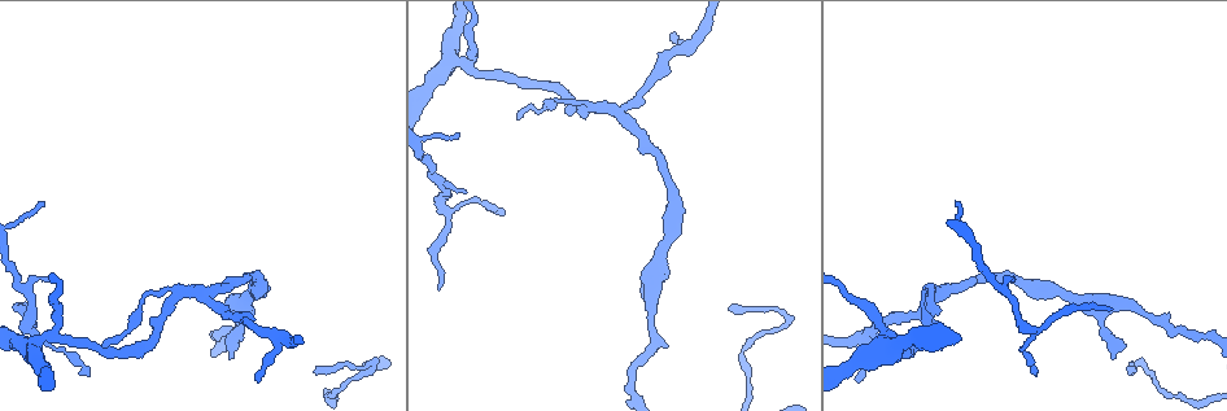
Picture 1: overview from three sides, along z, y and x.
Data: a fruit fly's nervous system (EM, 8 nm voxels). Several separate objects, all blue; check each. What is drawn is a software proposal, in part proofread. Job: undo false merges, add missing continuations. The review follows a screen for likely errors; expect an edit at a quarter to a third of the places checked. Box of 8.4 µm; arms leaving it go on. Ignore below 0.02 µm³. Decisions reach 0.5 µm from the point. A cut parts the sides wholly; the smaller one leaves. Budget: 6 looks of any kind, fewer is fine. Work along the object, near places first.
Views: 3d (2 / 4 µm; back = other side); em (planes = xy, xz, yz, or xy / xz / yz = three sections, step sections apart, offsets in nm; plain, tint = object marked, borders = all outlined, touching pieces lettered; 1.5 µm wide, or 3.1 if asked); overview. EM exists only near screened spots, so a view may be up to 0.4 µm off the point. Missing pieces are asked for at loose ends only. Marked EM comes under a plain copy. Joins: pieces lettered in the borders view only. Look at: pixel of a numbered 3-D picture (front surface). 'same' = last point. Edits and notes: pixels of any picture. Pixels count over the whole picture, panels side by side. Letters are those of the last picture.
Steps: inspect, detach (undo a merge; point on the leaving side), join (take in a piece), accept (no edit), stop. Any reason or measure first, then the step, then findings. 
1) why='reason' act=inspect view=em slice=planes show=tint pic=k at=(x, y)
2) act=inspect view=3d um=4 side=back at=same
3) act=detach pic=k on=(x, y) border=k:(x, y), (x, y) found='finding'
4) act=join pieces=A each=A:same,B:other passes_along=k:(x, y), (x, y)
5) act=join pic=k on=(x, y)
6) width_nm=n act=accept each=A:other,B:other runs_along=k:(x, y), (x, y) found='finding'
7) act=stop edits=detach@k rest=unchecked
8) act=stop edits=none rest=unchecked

why='four arms meet' act=inspect view=em slice=xz step=4 show=tint pic=1 at=(447, 65)

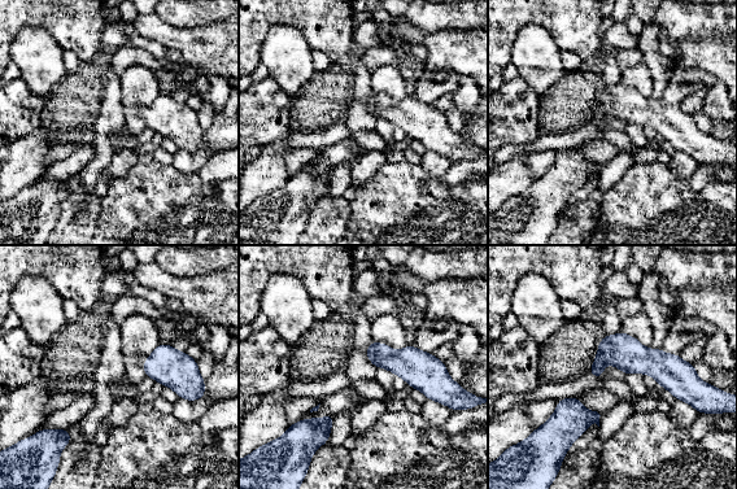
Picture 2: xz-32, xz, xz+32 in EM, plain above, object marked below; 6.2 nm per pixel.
why='see the neighbours' act=inspect view=em slice=xz step=4 show=borders at=same

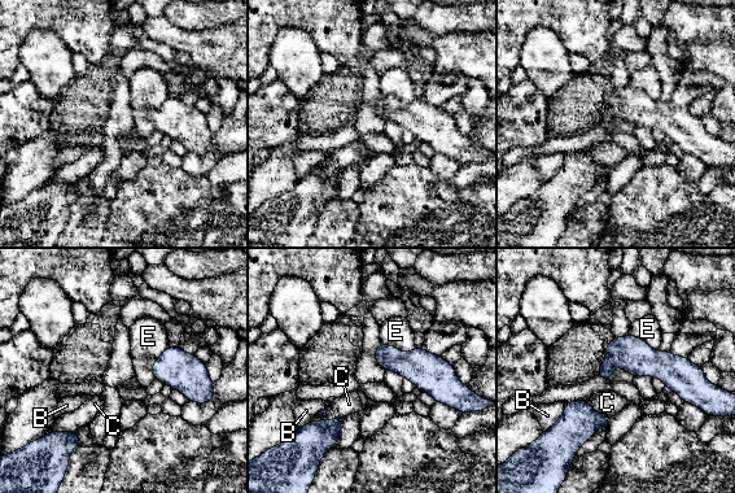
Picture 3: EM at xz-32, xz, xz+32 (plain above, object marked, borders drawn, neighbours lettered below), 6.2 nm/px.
act=accept each=B:other,C:other,E:other found='continuous, no second neuron'

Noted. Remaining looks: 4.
why='free end' act=inspect view=3d um=4 side=back pic=1 at=(1112, 310)

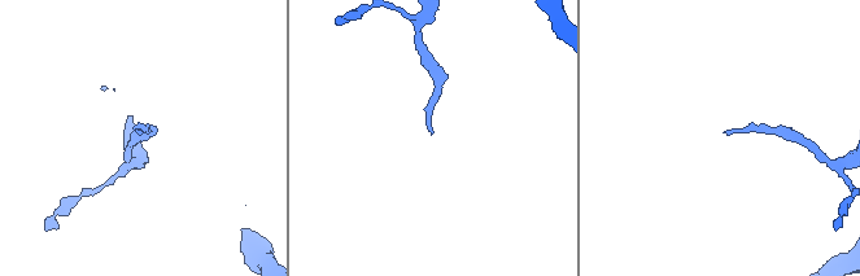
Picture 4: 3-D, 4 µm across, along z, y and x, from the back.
act=inspect view=em slice=planes show=tint pic=4 at=(431, 134)

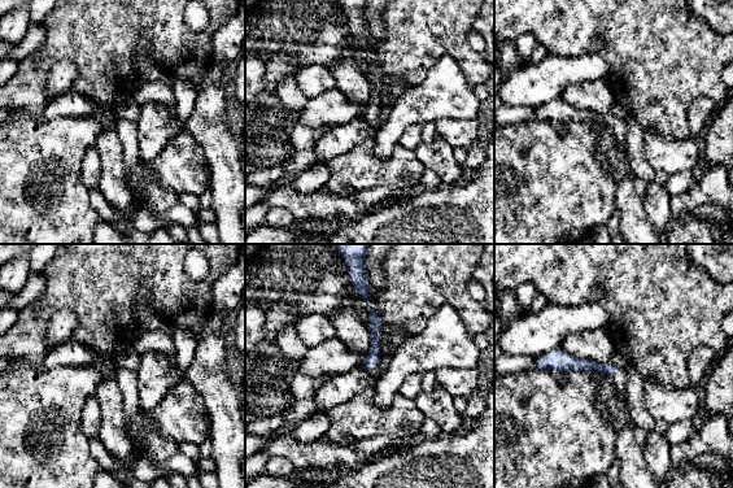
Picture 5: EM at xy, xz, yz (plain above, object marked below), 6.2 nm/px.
why='what lies round it' act=inspect view=em slice=planes show=borders at=same

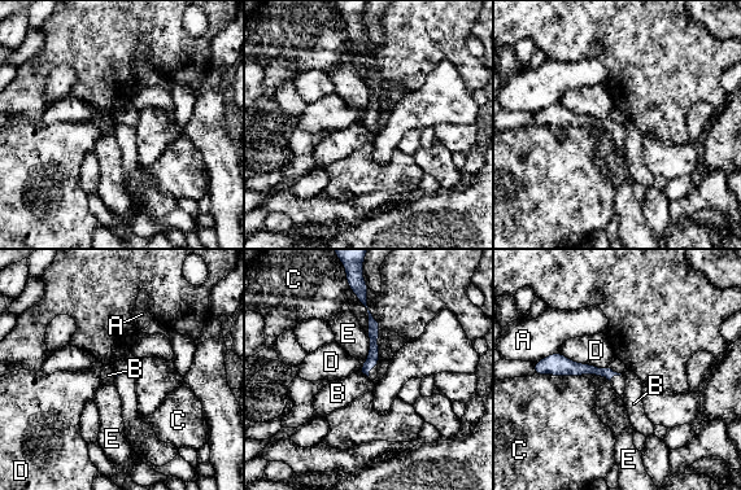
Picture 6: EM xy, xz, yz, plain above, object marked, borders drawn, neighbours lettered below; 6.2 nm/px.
act=accept each=A:other,B:other,C:other,D:other,E:other runs_along=6:(362, 296), (373, 323), (366, 371) found='no lettered piece goes on from it'

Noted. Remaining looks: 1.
act=stop edits=none rest=unchecked

